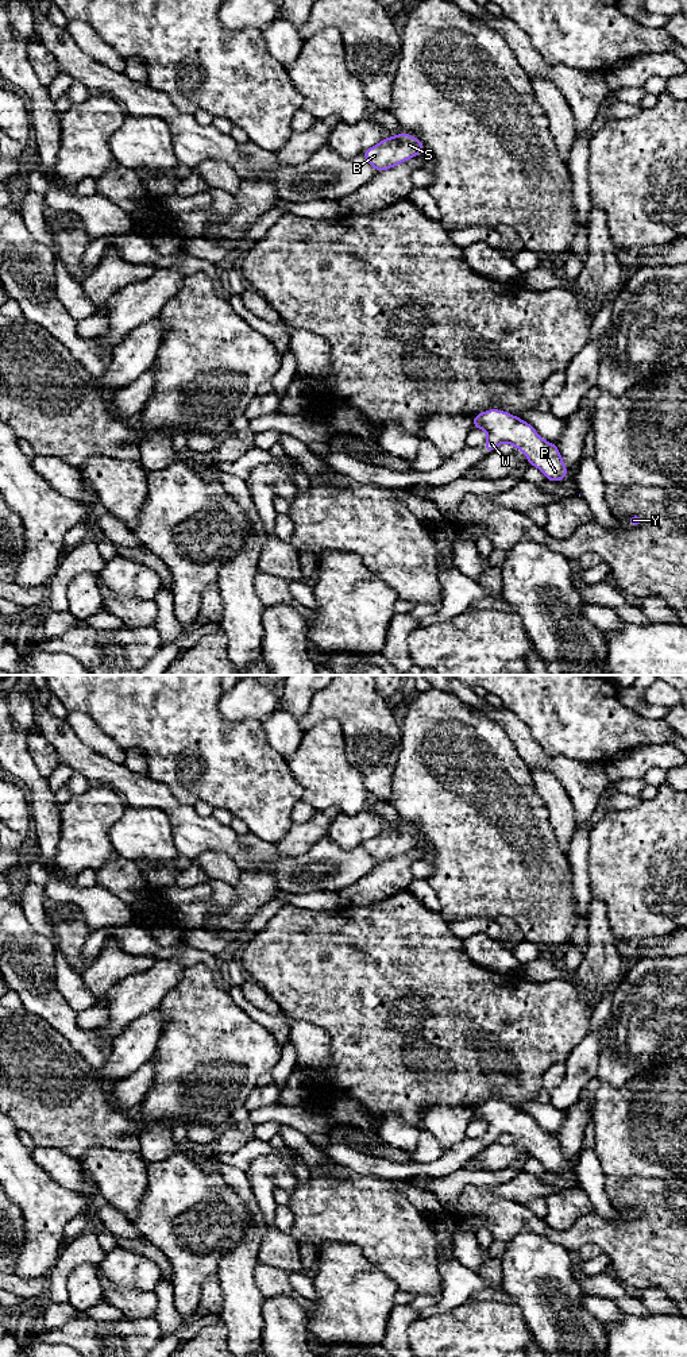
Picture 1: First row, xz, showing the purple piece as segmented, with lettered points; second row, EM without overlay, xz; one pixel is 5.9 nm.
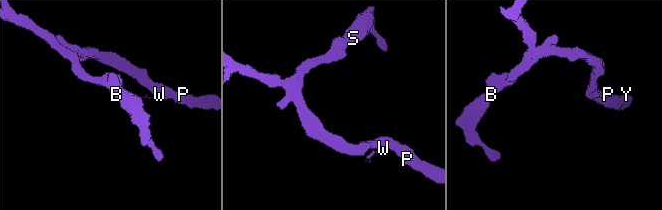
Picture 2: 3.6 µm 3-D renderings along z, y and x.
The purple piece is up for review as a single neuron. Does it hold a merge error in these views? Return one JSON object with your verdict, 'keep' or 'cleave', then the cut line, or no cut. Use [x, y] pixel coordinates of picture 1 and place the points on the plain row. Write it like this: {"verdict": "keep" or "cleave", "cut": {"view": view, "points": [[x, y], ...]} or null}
{"verdict": "keep", "cut": null}

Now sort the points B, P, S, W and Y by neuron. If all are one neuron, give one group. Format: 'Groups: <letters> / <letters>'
Groups: B P S W Y

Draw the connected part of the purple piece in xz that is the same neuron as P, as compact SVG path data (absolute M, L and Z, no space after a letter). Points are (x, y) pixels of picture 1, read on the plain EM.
M487 1100L472 1107L471 1119L485 1121L489 1126L483 1137L487 1145L501 1134L510 1134L522 1141L530 1157L540 1160L547 1172L555 1175L567 1169L568 1161L561 1150L557 1136L541 1130L532 1115L501 1100Z

